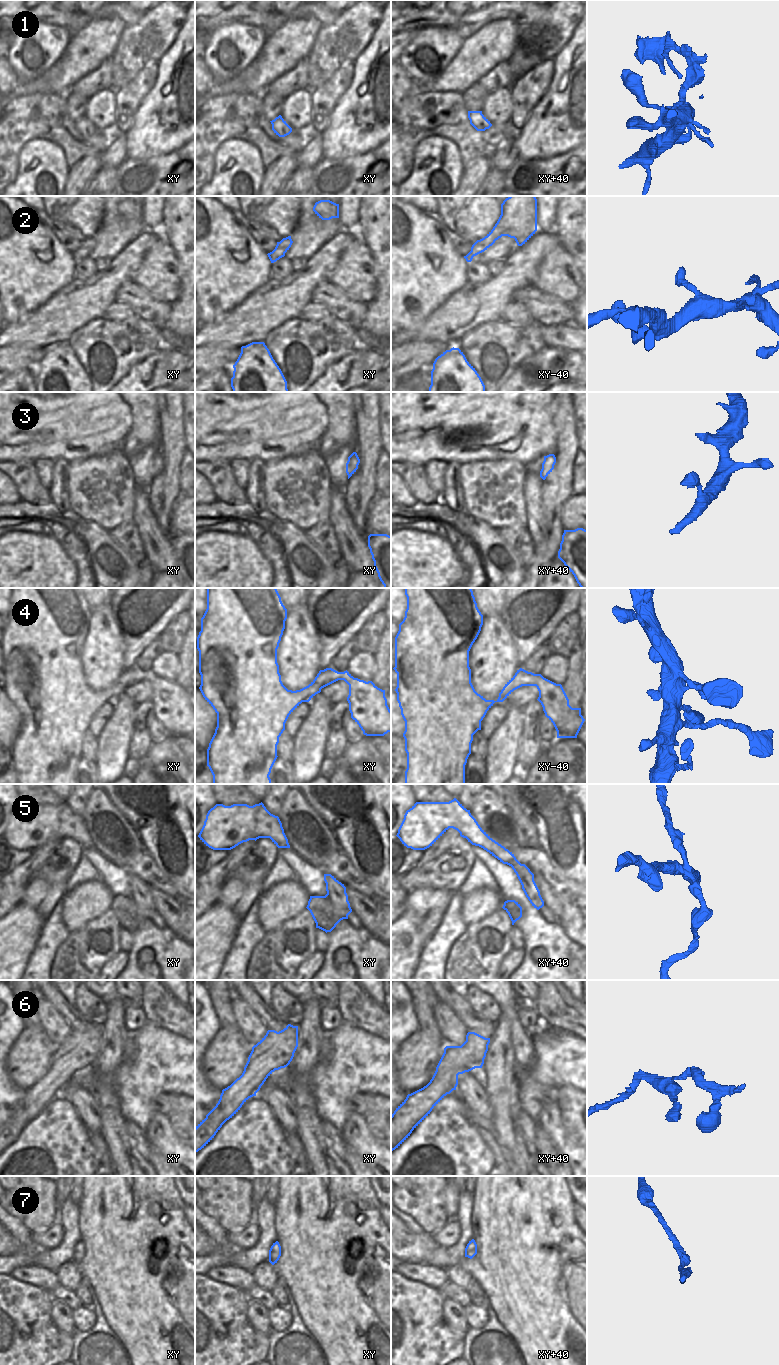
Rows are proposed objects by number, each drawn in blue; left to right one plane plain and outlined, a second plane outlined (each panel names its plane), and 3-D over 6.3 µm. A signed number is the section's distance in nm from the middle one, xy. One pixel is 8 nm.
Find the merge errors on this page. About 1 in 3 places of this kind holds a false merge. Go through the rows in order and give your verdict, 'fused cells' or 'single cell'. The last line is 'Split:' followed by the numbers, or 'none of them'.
1: fused cells
2: single cell
3: single cell
4: single cell
5: fused cells
6: fused cells
7: single cell
Split: 1, 5, 6

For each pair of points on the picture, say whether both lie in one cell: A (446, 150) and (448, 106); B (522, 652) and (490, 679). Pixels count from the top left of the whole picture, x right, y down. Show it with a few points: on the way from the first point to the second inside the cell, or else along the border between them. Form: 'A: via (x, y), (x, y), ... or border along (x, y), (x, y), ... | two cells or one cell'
A: border along (423, 138), (448, 138), (455, 144), (460, 158) | two cells
B: border along (509, 634), (516, 649), (516, 658), (520, 666) | two cells

